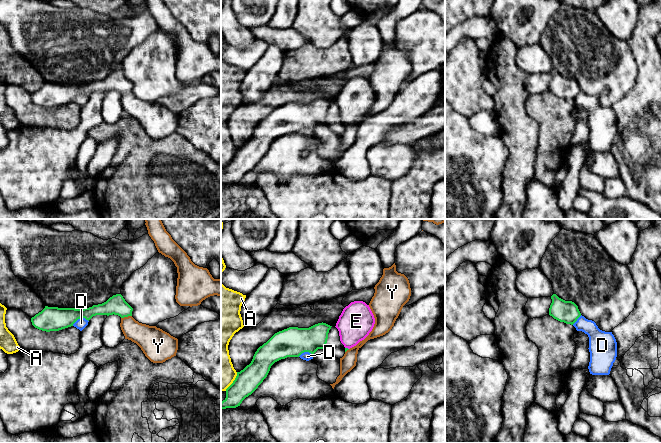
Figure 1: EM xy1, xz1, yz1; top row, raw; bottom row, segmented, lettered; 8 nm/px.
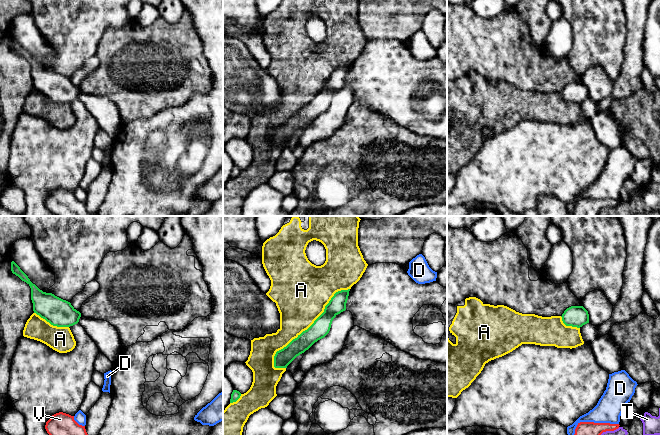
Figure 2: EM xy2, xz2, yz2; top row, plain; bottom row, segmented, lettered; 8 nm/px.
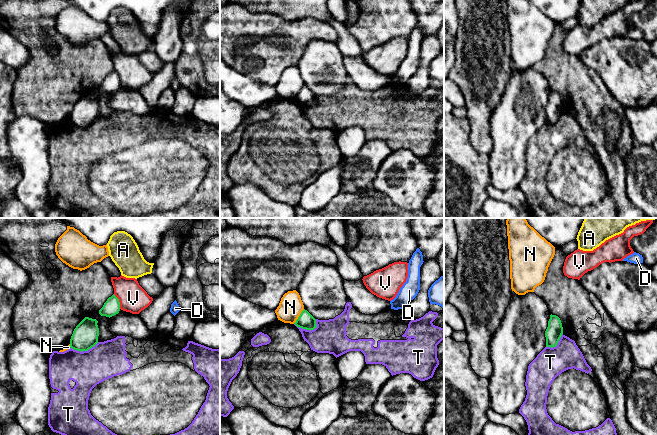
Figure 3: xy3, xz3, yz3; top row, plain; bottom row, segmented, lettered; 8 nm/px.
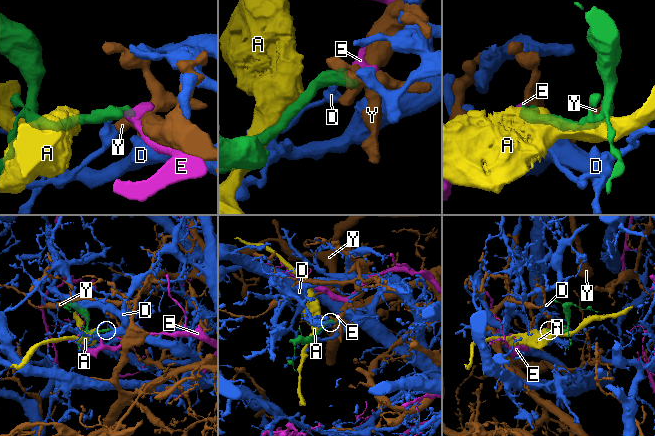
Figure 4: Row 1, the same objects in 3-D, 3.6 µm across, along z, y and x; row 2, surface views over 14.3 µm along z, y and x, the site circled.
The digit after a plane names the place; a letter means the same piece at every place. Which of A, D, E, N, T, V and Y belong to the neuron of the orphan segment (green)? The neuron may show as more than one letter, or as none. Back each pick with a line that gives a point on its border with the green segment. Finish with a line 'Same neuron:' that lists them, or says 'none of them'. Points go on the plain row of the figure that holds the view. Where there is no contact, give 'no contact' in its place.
E: xz1 (347, 124)
Same neuron: E

